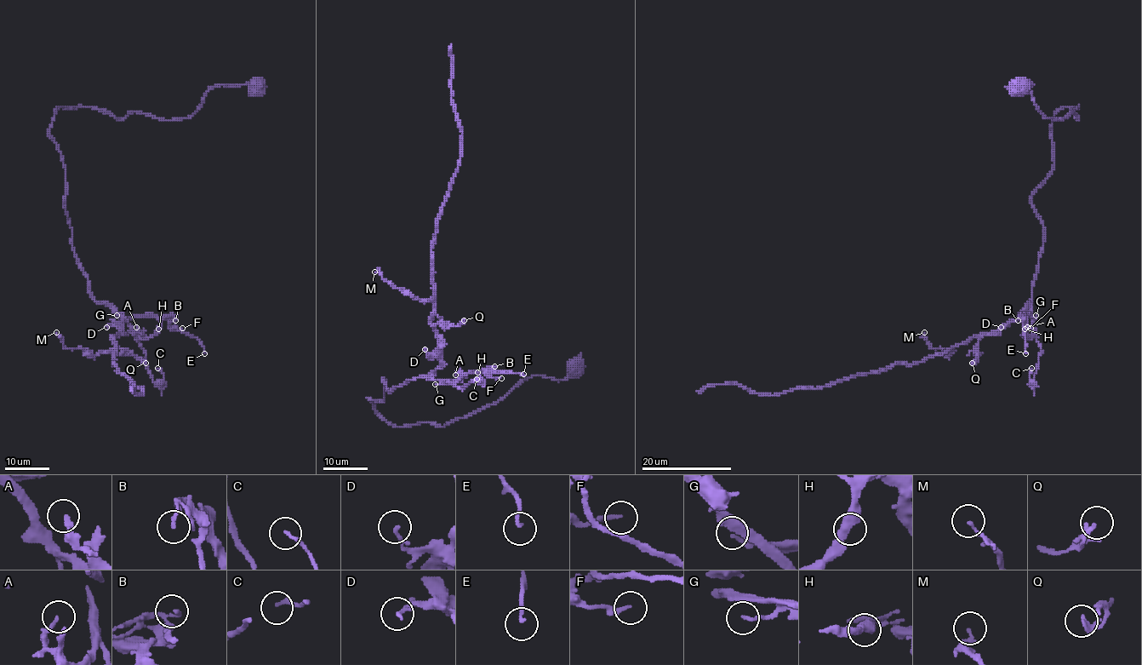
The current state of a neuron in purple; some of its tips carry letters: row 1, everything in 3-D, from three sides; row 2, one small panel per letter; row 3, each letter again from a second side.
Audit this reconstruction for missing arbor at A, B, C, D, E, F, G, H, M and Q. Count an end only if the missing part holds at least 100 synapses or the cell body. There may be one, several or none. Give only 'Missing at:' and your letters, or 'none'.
Missing at: none

